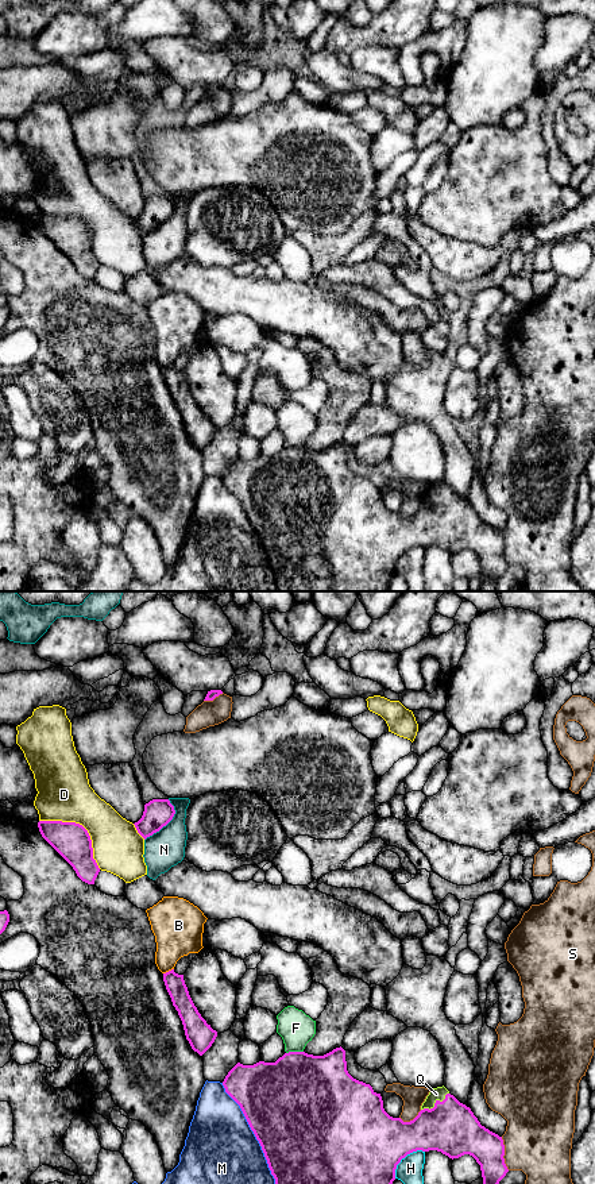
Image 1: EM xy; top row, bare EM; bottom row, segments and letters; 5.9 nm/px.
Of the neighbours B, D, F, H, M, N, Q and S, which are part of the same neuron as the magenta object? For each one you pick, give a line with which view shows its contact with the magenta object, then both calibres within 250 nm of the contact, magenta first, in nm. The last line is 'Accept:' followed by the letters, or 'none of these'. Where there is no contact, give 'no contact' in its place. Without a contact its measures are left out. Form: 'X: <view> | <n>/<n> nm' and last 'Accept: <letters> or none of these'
Q: xy | 320/80 nm
Accept: Q

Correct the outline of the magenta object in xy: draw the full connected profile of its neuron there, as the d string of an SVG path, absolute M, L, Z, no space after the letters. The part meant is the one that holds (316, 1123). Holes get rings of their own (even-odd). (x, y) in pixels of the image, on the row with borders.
M341 1046L324 1056L289 1052L275 1062L237 1062L225 1076L223 1085L240 1106L259 1141L275 1184L393 1184L397 1165L417 1150L437 1150L452 1160L464 1154L472 1156L480 1165L483 1184L499 1184L509 1172L502 1137L482 1126L471 1108L460 1103L444 1085L430 1089L413 1121L393 1118L385 1111L380 1094L348 1073L345 1050Z

